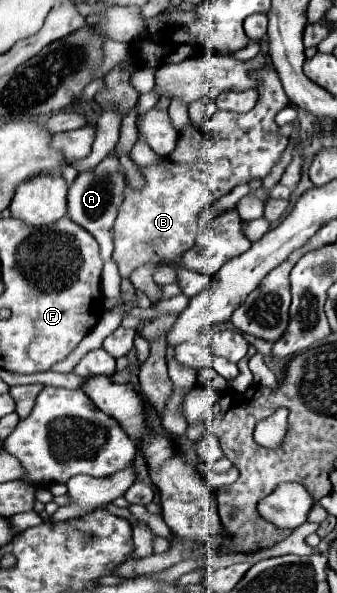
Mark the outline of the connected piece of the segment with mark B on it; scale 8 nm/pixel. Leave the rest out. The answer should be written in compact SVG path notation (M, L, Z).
M272 64L258 68L254 72L254 78L258 80L258 102L250 112L238 114L238 112L218 110L206 126L206 128L210 128L210 144L208 144L208 140L204 140L204 134L200 132L200 128L190 124L180 134L178 146L168 158L160 160L154 166L142 168L144 178L146 178L146 188L142 188L142 190L134 190L132 186L126 188L124 202L122 202L118 218L114 222L114 254L112 254L122 278L128 278L138 266L142 266L146 262L154 262L160 258L168 264L174 256L180 256L186 250L190 250L190 246L194 246L194 242L196 242L198 216L204 210L204 206L222 198L238 184L250 182L252 178L266 178L268 172L272 170L272 166L280 160L280 154L288 146L288 138L282 138L278 134L278 124L274 122L274 116L282 108L288 106L288 98L280 84L278 72L274 70Z

